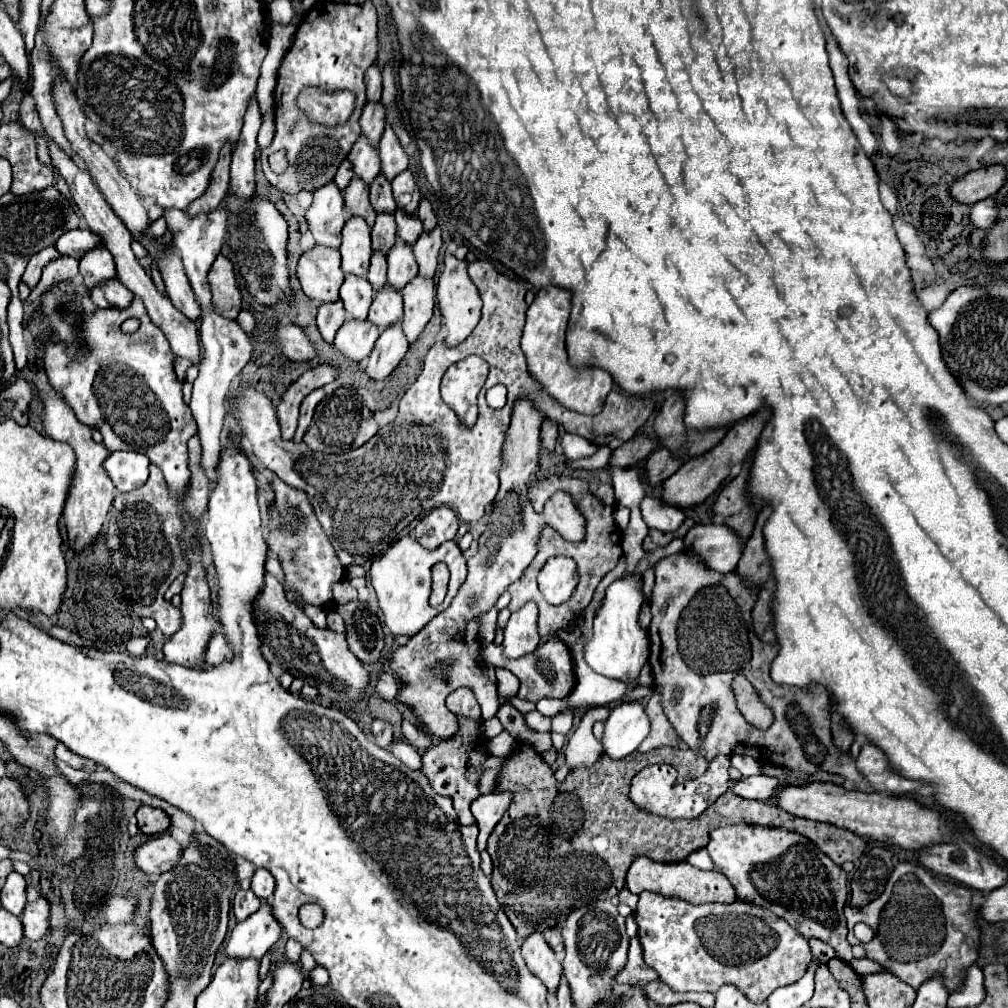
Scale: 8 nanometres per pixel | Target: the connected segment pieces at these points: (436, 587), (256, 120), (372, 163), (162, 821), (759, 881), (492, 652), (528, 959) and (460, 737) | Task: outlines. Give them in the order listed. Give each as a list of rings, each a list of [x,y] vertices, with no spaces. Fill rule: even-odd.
[[[435,564],[431,572],[433,574],[431,574],[431,598],[429,598],[429,602],[431,602],[433,608],[437,608],[443,602],[445,594],[447,594],[449,570],[447,570],[445,564]]]
[[[251,96],[247,106],[245,124],[239,136],[239,142],[233,150],[231,162],[231,190],[241,198],[251,198],[255,194],[255,150],[257,150],[257,132],[261,126],[261,110],[257,98]]]
[[[361,136],[361,138],[355,142],[355,146],[353,146],[353,150],[351,150],[351,154],[349,154],[347,158],[349,158],[351,166],[353,166],[355,178],[363,180],[367,186],[377,178],[379,166],[381,166],[381,162],[379,162],[379,152],[369,146],[369,142],[367,142],[365,136]]]
[[[141,806],[137,810],[137,822],[139,822],[139,830],[147,836],[151,834],[161,834],[169,828],[169,816],[161,810],[161,808],[153,808],[153,806]]]
[[[735,824],[715,828],[707,850],[711,862],[735,886],[739,900],[769,908],[779,918],[787,920],[801,936],[823,940],[833,946],[843,962],[851,962],[853,954],[847,942],[847,922],[843,916],[847,874],[811,840],[785,828]]]
[[[549,638],[543,646],[539,646],[533,654],[527,654],[523,658],[517,660],[505,660],[501,646],[495,644],[483,644],[483,652],[481,652],[483,660],[489,664],[499,664],[505,666],[507,670],[511,670],[519,682],[519,698],[529,700],[529,702],[539,702],[541,698],[565,698],[575,684],[575,674],[573,674],[573,660],[569,654],[569,648],[559,640],[559,638]]]
[[[533,932],[521,946],[523,960],[531,974],[535,974],[551,994],[559,988],[561,980],[561,962],[557,960],[555,952],[549,948],[549,944],[543,940],[541,932]]]
[[[459,718],[459,732],[453,738],[435,742],[423,754],[423,770],[421,772],[429,778],[433,790],[437,794],[453,798],[453,806],[457,810],[459,822],[463,822],[463,824],[475,822],[469,806],[479,796],[479,786],[477,784],[479,784],[481,770],[483,770],[483,760],[487,758],[487,752],[483,748],[483,742],[479,738],[477,730],[479,730],[479,722],[477,720]]]

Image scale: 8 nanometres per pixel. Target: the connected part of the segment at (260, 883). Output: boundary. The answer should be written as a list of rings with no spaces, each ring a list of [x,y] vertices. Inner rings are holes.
[[[257,868],[255,876],[251,880],[251,890],[255,892],[255,896],[259,900],[267,900],[275,892],[275,878],[265,868]]]

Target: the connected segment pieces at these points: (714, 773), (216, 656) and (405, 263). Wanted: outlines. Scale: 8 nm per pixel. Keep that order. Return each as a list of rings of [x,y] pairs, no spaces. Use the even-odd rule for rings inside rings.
[[[717,756],[711,764],[705,776],[689,782],[679,782],[677,780],[677,770],[667,764],[659,766],[647,766],[643,768],[637,776],[633,776],[631,792],[629,798],[633,804],[649,814],[663,816],[663,818],[697,818],[709,804],[713,804],[721,794],[727,792],[729,788],[729,758],[727,756]]]
[[[215,632],[205,648],[205,664],[215,666],[221,664],[225,658],[231,658],[231,648],[225,642],[225,636],[221,632]]]
[[[397,238],[395,246],[391,248],[387,264],[387,284],[399,292],[403,290],[403,286],[407,286],[407,282],[411,282],[411,278],[417,276],[417,262],[413,258],[413,250],[401,238]]]

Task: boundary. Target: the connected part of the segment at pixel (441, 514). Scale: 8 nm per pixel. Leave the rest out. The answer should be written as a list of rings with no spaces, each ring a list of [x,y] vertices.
[[[441,506],[441,508],[431,510],[429,514],[425,514],[419,520],[419,524],[415,528],[415,536],[423,548],[435,550],[443,542],[453,540],[457,530],[459,530],[457,514],[451,508]]]

